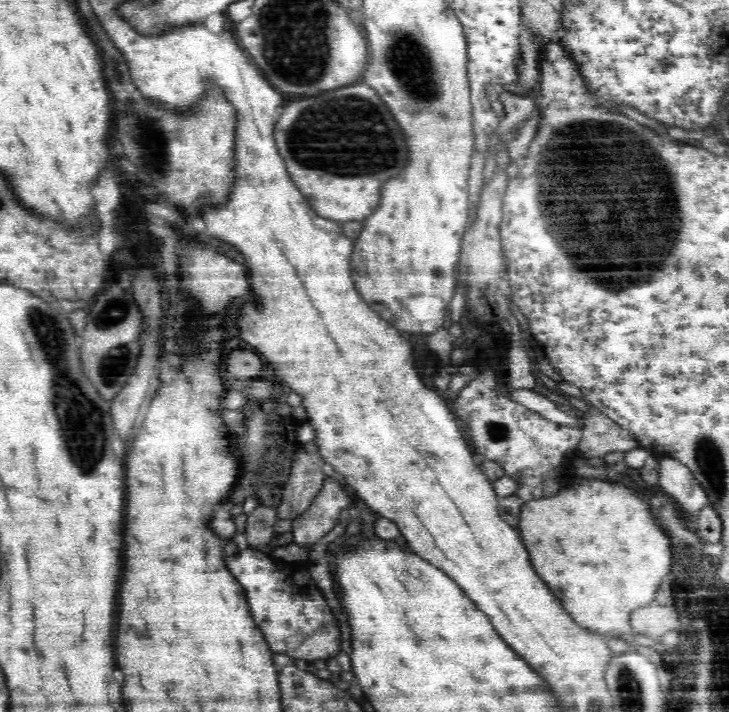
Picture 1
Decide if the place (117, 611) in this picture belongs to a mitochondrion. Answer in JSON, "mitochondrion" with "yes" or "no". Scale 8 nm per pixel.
{"mitochondrion":"no"}

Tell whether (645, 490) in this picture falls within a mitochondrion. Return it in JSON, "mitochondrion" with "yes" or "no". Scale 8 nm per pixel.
{"mitochondrion":"no"}

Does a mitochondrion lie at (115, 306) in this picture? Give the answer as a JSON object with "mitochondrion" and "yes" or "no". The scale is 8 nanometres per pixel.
{"mitochondrion":"yes"}

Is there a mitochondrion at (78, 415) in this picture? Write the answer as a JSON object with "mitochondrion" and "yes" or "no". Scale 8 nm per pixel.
{"mitochondrion":"yes"}

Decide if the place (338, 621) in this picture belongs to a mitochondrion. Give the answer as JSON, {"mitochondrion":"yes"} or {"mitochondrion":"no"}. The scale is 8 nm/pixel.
{"mitochondrion":"no"}

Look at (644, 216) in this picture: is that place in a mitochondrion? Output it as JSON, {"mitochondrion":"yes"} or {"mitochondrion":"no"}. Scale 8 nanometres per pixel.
{"mitochondrion":"yes"}

